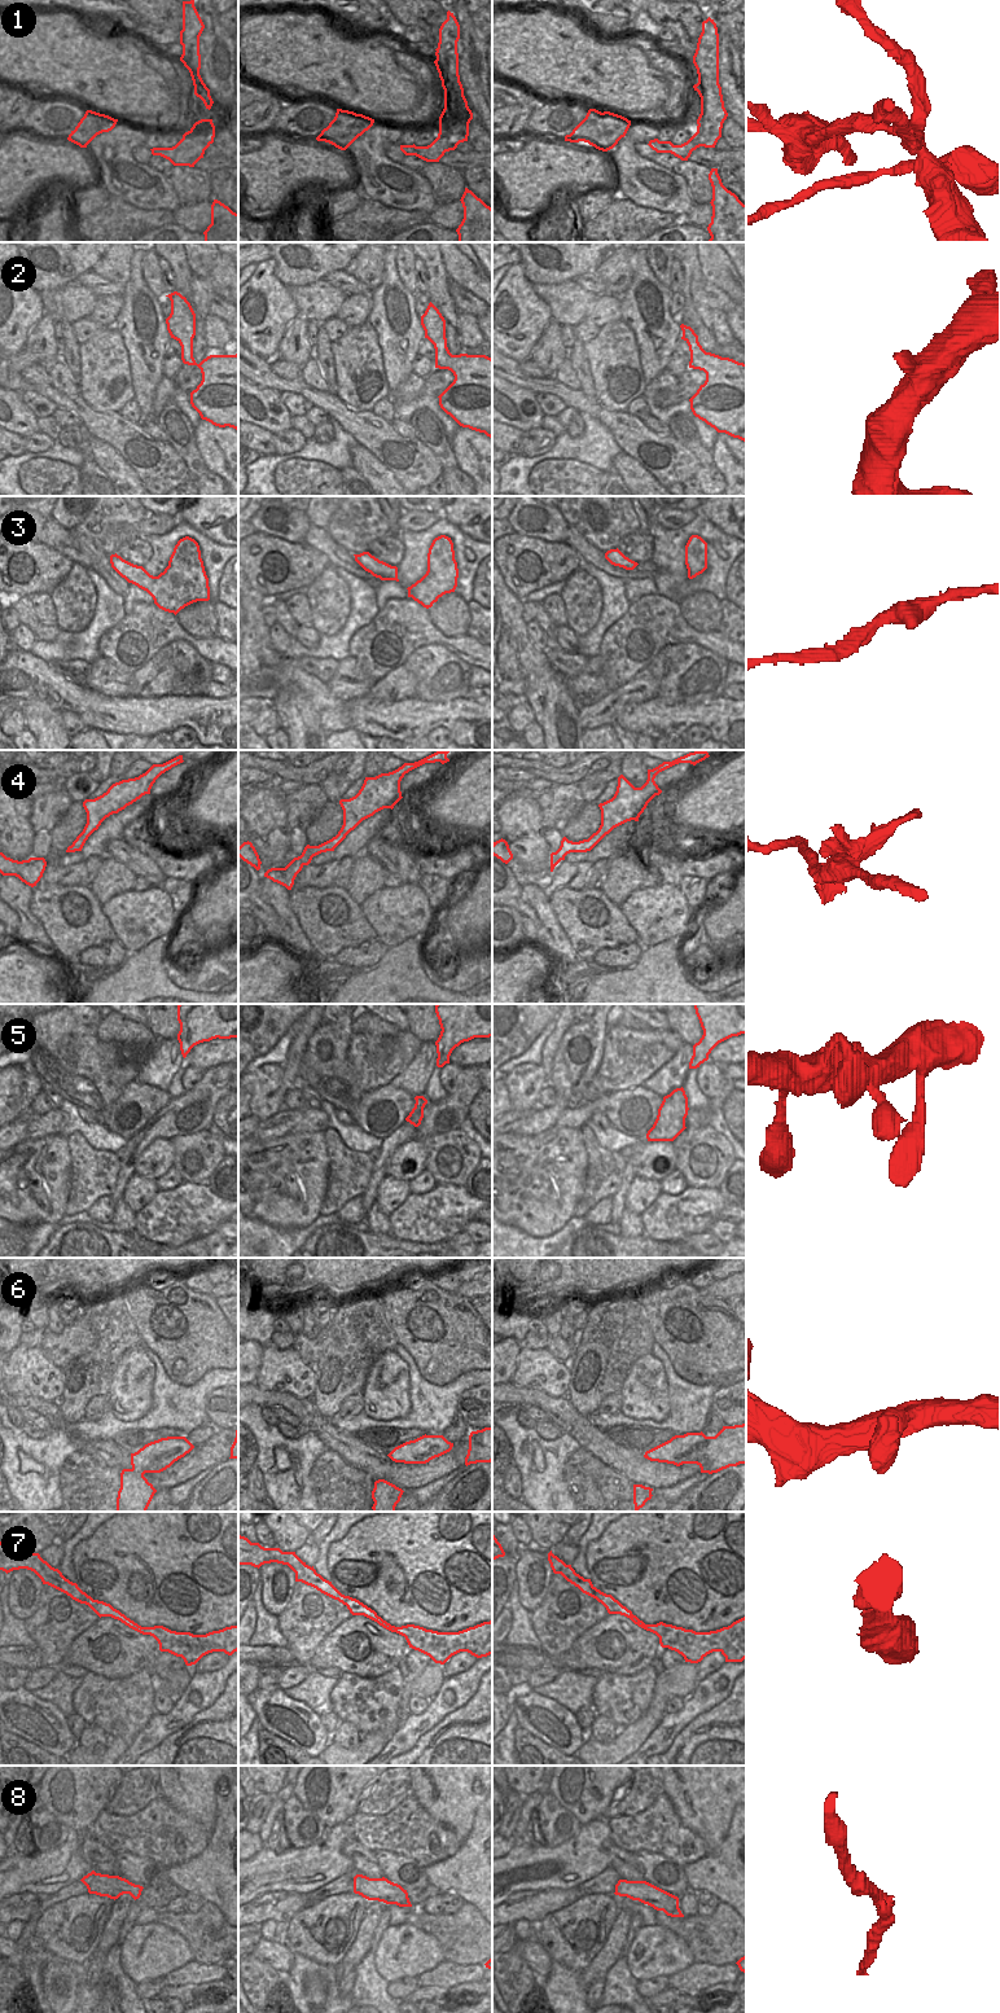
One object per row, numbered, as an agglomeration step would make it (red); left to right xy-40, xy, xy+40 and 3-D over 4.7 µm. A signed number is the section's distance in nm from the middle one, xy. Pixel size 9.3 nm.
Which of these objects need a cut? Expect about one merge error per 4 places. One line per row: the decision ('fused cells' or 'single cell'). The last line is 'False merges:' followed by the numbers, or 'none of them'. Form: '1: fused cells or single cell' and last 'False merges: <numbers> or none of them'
1: fused cells
2: single cell
3: single cell
4: fused cells
5: single cell
6: single cell
7: single cell
8: single cell
False merges: 1, 4

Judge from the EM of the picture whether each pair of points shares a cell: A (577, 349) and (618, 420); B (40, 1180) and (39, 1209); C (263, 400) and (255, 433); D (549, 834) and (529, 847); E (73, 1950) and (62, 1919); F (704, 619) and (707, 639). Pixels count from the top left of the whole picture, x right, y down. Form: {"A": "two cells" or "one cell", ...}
{"A": "two cells", "B": "one cell", "C": "two cells", "D": "two cells", "E": "one cell", "F": "two cells"}

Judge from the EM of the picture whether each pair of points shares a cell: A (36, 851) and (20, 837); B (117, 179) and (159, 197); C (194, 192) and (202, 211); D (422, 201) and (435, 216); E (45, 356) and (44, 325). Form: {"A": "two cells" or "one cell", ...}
{"A": "two cells", "B": "one cell", "C": "two cells", "D": "two cells", "E": "one cell"}

